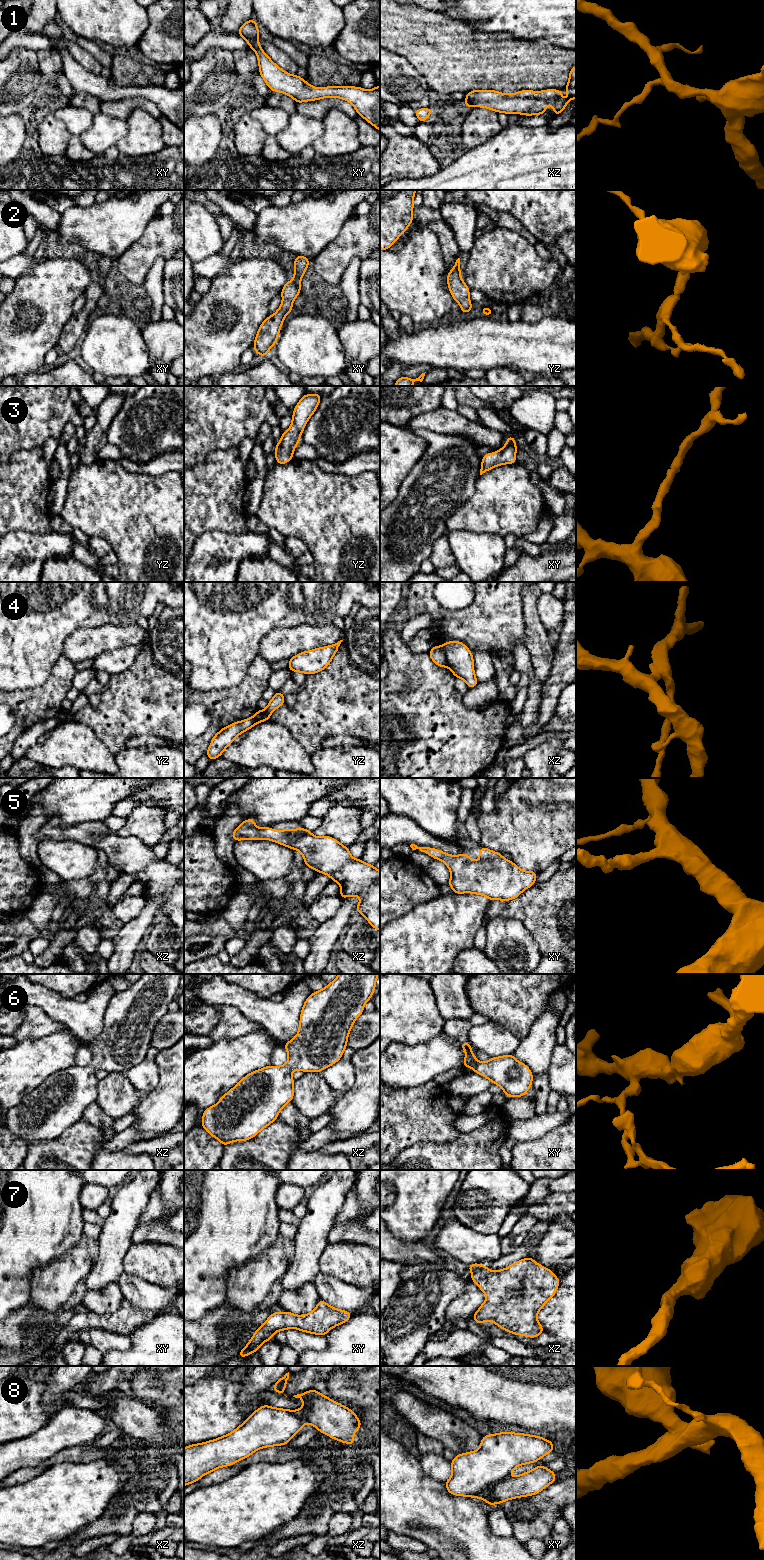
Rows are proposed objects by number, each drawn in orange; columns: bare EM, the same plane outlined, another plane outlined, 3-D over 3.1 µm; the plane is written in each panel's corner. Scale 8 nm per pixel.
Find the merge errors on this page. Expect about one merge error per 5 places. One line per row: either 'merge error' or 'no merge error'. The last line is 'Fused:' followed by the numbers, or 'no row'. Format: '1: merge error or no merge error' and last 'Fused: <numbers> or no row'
1: no merge error
2: no merge error
3: no merge error
4: merge error
5: no merge error
6: no merge error
7: no merge error
8: merge error
Fused: 4, 8

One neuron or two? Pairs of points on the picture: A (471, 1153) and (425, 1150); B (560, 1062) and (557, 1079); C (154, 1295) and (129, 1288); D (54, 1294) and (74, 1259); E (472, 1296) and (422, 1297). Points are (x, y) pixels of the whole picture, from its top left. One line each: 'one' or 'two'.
A: one
B: one
C: one
D: one
E: two

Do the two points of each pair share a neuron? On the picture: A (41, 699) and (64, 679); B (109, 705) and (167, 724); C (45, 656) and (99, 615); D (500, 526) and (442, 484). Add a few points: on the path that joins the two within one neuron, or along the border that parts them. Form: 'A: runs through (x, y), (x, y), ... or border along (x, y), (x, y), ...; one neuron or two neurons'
A: runs through (47, 696), (58, 685); one neuron
B: runs through (123, 705), (148, 705), (153, 710); one neuron
C: runs through (52, 640), (77, 615), (83, 615); one neuron
D: border along (477, 480), (474, 486), (474, 493), (448, 516); two neurons

